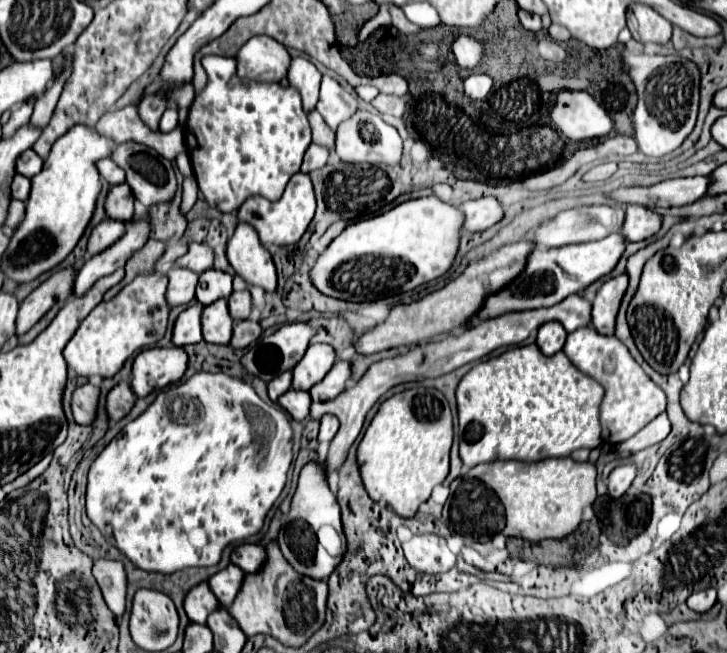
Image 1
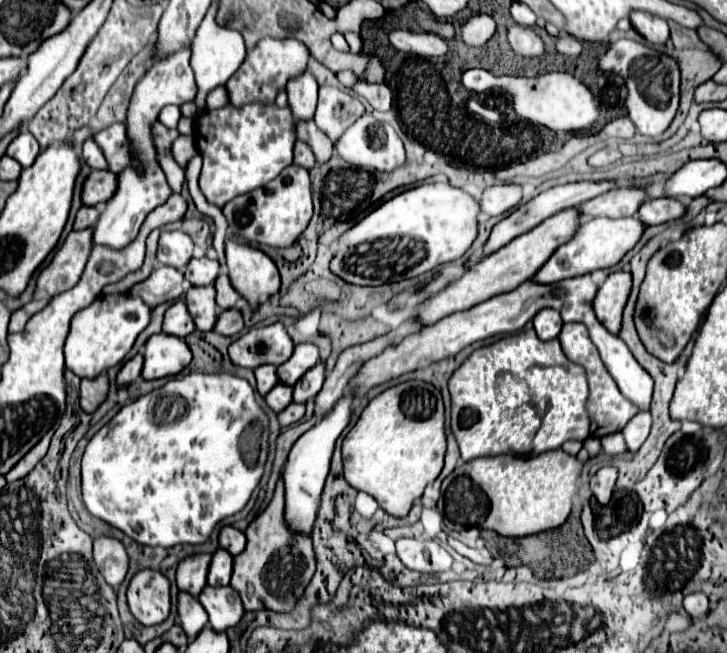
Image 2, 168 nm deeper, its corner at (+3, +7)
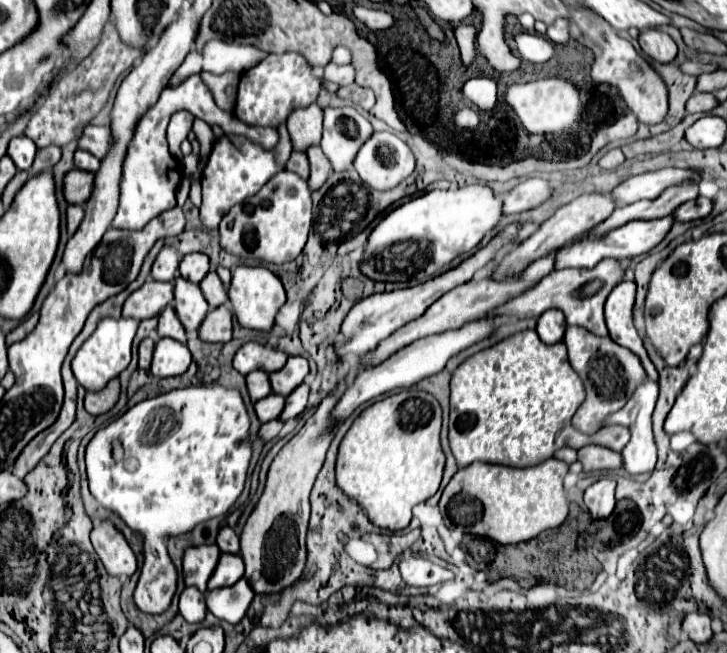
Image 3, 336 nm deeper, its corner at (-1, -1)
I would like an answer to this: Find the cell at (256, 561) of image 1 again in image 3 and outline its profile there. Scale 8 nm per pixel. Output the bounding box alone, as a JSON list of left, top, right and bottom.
[216,527,240,553]

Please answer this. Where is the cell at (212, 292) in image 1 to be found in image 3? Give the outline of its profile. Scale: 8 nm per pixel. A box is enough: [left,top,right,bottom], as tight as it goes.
[180,253,210,283]

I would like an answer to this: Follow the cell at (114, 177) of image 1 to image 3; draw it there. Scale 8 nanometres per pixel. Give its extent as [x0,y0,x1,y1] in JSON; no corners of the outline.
[74,149,100,173]

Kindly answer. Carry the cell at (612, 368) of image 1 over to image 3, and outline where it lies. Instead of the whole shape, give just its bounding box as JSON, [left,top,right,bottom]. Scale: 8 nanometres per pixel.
[564,326,646,435]

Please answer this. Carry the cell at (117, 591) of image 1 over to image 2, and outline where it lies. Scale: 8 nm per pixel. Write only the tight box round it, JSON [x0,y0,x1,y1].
[94,537,128,589]

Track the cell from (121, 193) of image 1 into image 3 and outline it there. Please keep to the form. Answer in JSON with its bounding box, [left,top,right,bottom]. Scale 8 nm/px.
[64,169,94,205]

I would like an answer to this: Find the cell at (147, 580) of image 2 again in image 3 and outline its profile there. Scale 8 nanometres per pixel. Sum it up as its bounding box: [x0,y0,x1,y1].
[86,385,252,615]

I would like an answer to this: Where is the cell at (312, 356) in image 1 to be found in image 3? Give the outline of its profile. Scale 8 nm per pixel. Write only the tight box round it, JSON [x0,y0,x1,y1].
[270,357,310,397]

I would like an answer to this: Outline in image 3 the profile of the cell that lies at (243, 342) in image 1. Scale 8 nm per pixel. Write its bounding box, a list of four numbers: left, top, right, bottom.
[198,305,232,343]

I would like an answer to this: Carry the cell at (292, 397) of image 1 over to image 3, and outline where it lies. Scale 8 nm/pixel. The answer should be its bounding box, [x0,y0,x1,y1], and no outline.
[254,393,286,423]

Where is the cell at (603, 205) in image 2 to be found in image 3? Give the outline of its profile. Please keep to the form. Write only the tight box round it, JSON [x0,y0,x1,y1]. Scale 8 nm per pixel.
[612,167,694,207]

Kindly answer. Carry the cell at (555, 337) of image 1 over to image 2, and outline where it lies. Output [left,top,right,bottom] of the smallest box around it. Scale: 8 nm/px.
[534,309,564,341]

